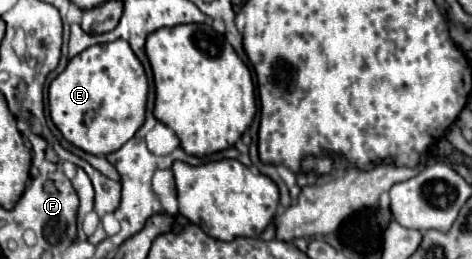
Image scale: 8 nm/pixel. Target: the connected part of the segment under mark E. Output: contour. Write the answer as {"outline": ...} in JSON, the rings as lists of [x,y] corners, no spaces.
{"outline":[[[126,40],[96,44],[70,60],[66,70],[50,84],[50,116],[62,136],[88,154],[106,156],[124,146],[144,122],[148,80],[144,68]]]}

